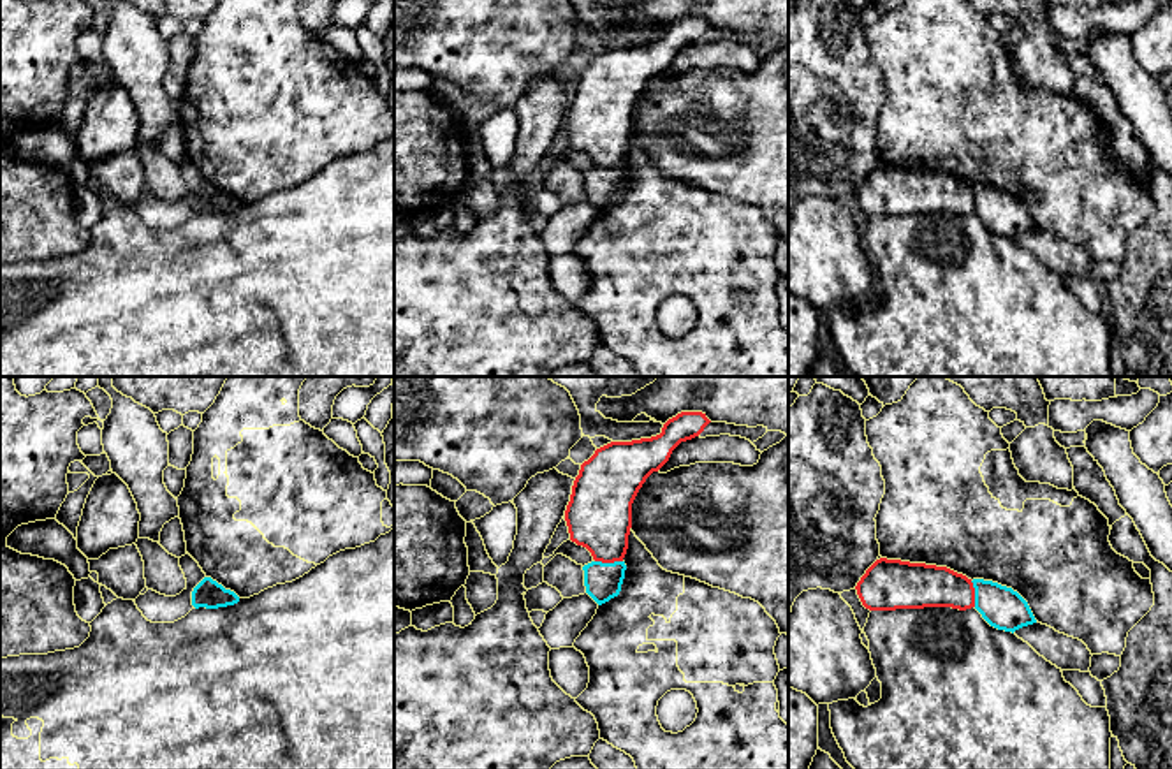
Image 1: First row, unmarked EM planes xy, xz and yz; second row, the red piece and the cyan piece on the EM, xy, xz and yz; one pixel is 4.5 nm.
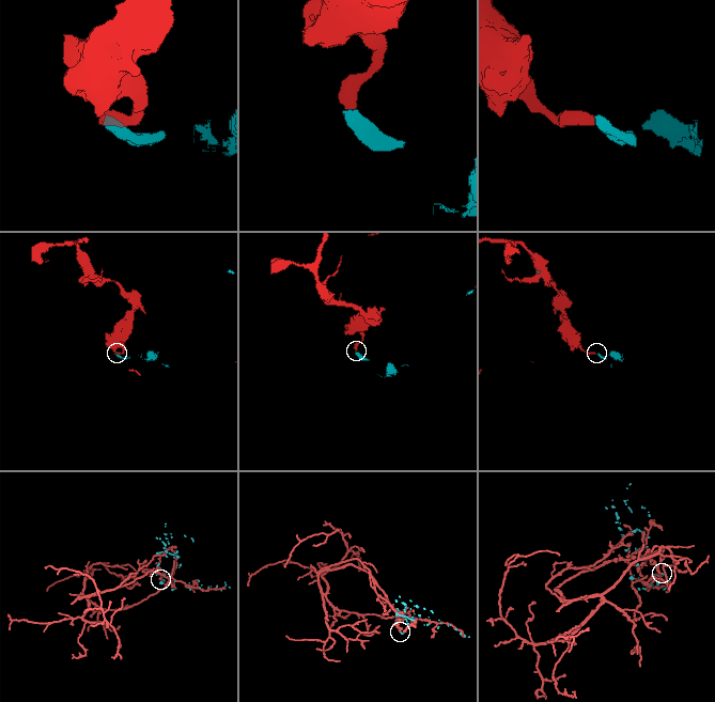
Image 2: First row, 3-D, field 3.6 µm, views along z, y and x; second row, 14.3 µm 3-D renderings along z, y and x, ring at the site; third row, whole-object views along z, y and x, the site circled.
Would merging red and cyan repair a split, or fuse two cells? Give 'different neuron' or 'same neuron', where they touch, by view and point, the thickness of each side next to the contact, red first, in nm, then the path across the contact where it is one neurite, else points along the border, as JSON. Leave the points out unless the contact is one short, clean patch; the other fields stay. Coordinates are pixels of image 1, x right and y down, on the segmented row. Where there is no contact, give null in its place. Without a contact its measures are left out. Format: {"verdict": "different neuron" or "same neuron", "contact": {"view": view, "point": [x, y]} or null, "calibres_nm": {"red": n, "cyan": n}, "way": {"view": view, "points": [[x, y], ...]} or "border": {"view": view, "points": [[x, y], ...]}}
{"verdict": "different neuron", "contact": {"view": "xz", "point": [609, 562]}, "calibres_nm": {"red": 300, "cyan": 170}, "border": {"view": "xz", "points": [[595, 560], [622, 562]]}}

